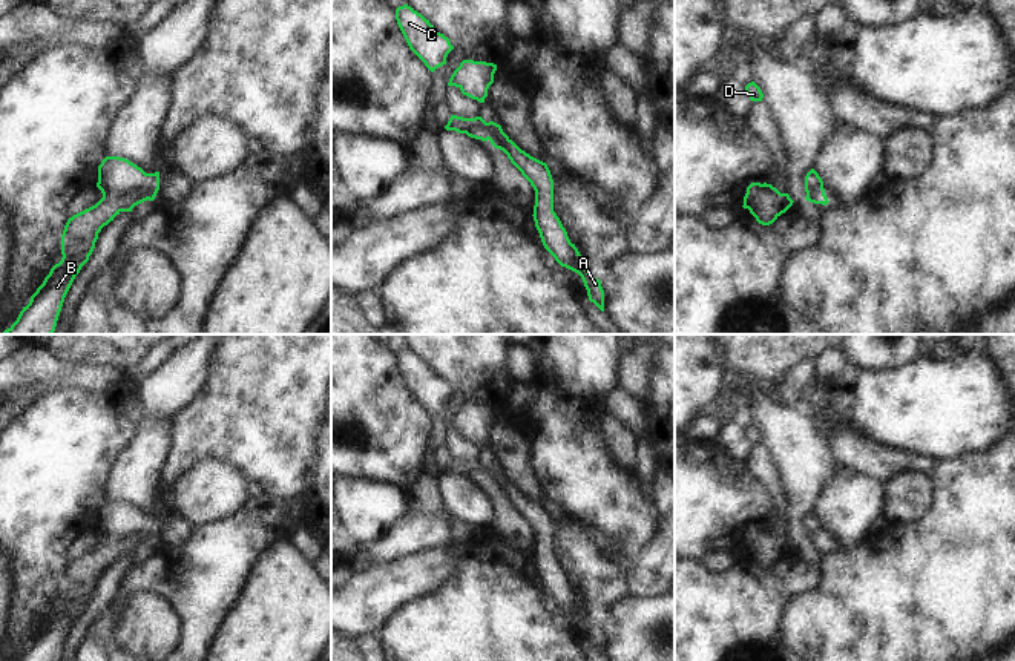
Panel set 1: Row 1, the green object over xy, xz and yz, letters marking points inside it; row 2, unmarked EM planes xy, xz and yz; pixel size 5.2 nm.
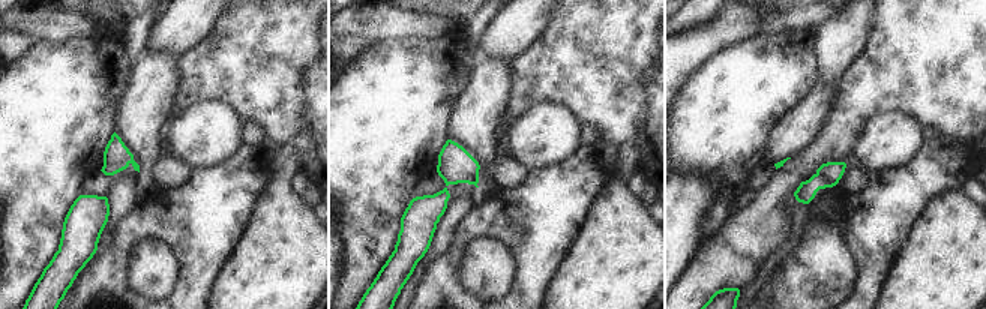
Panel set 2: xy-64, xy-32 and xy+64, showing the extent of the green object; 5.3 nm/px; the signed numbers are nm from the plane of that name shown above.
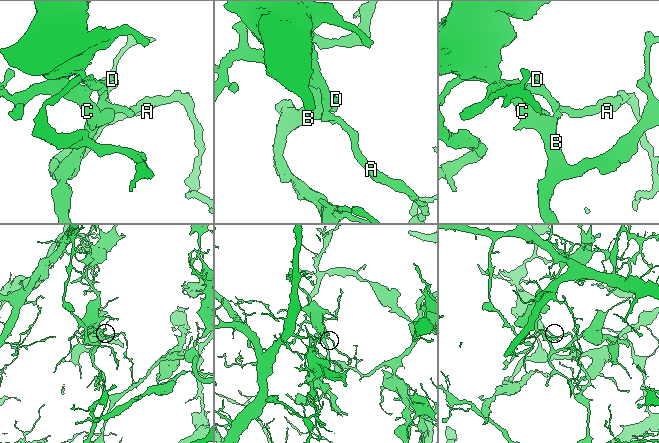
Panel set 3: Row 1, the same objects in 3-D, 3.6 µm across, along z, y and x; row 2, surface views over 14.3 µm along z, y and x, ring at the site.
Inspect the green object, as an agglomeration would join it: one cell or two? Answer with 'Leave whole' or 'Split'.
Split.

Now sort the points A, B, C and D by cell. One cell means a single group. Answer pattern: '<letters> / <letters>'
A D / B C

